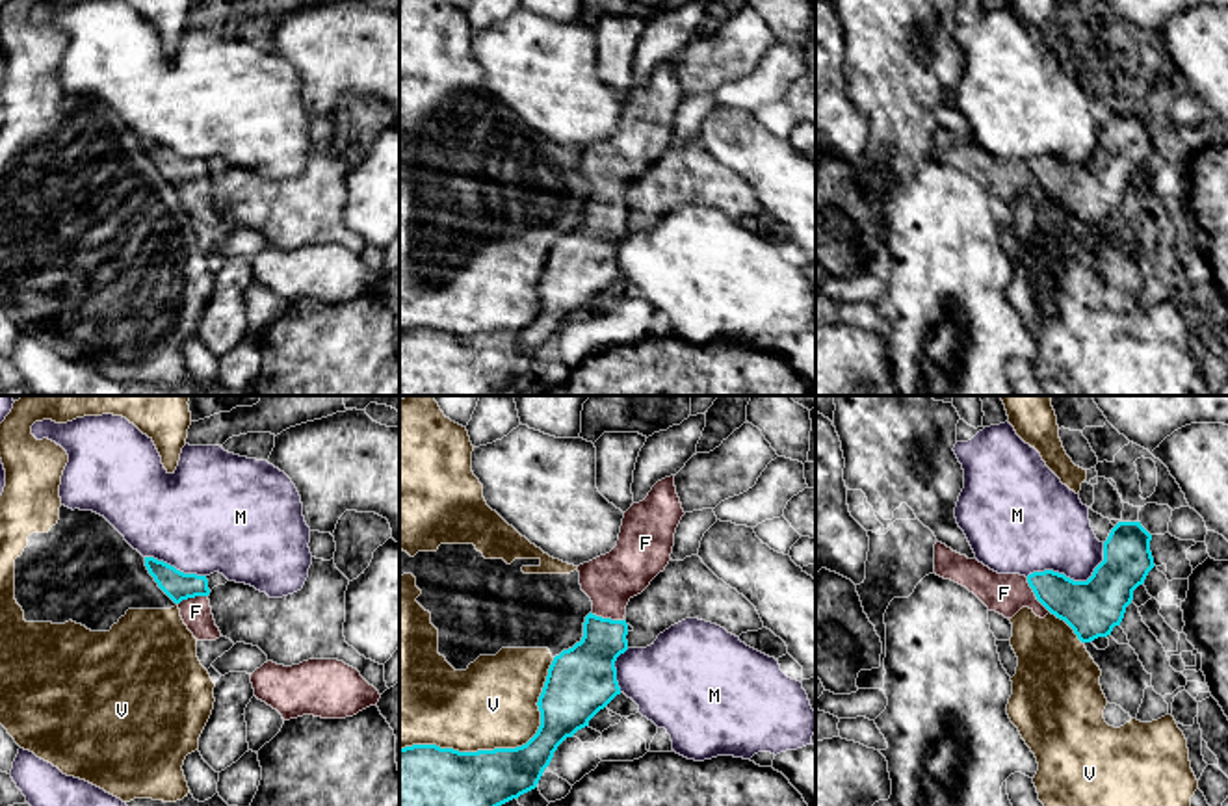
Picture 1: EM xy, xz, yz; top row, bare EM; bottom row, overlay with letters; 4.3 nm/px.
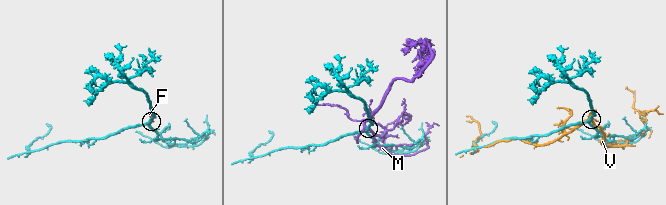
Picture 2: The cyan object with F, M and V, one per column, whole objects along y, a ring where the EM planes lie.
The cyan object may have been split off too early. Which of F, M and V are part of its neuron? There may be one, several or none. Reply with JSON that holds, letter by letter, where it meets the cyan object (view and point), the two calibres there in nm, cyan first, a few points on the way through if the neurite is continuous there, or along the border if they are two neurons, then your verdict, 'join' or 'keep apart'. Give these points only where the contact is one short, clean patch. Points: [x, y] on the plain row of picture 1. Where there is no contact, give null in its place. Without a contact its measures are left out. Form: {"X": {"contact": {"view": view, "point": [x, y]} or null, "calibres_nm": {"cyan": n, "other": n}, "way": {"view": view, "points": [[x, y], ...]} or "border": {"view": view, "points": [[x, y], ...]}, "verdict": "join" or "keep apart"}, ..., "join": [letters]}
{"F": {"contact": {"view": "yz", "point": [1035, 179]}, "calibres_nm": {"cyan": 240, "other": 180}, "way": {"view": "yz", "points": [[1091, 192], [1059, 179], [1035, 179], [1004, 177]]}, "verdict": "join"}, "M": {"contact": {"view": "yz", "point": [1072, 164]}, "calibres_nm": {"cyan": 240, "other": 360}, "verdict": "keep apart"}, "V": {"contact": {"view": "xz", "point": [504, 333]}, "calibres_nm": {"cyan": 320, "other": 380}, "verdict": "keep apart"}, "join": ["F"]}

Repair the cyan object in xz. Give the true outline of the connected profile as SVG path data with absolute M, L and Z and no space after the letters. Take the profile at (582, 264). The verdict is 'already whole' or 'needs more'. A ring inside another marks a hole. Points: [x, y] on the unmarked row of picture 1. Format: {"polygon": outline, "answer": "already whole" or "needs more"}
{"polygon": "M674 59L665 61L624 97L617 130L578 150L593 195L581 225L548 253L537 318L516 332L399 332L399 396L492 396L537 371L557 331L621 279L615 245L628 234L626 189L669 149L684 98Z", "answer": "needs more"}

